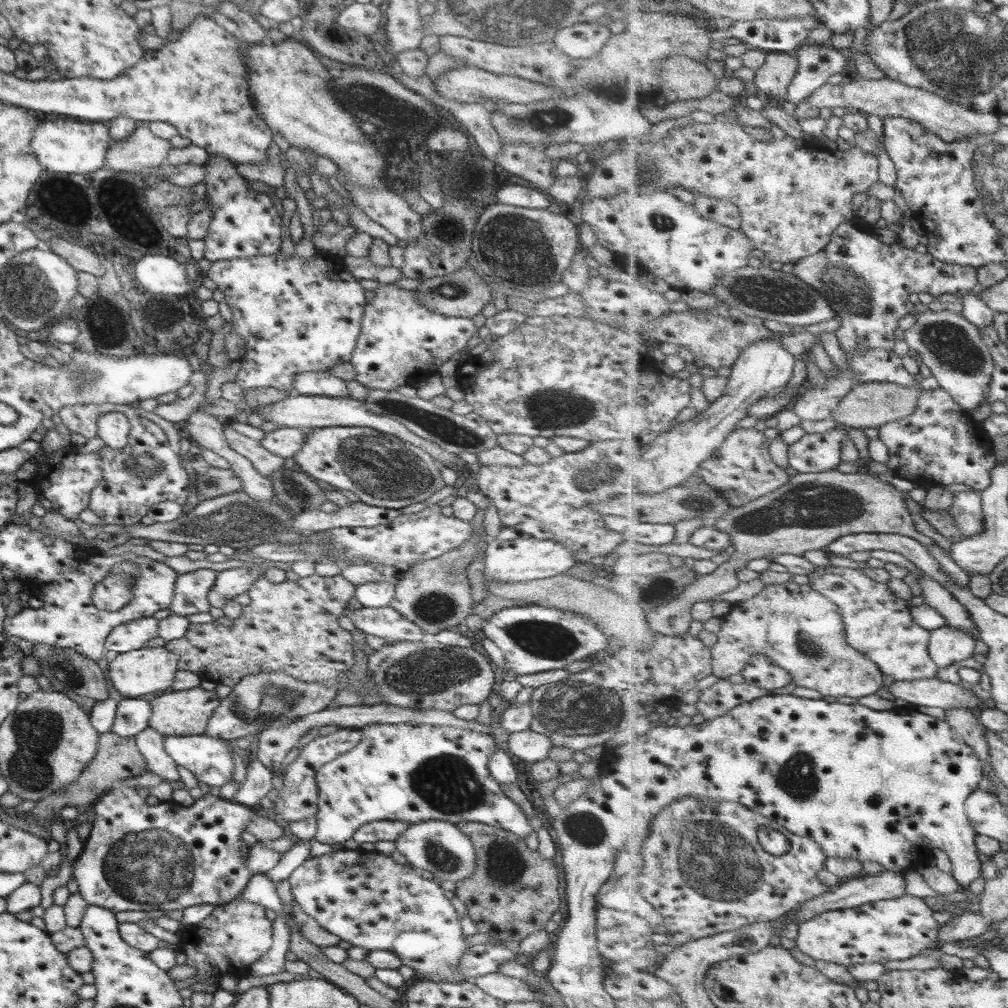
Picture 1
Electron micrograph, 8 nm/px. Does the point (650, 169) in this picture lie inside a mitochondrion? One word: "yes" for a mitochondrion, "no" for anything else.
yes

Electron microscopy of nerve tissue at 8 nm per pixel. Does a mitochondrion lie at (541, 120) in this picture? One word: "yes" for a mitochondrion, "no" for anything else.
yes

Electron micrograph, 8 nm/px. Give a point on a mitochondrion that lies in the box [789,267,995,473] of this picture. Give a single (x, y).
(949, 344)

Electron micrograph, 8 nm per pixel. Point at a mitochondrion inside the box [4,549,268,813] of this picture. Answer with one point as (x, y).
(37, 732)

